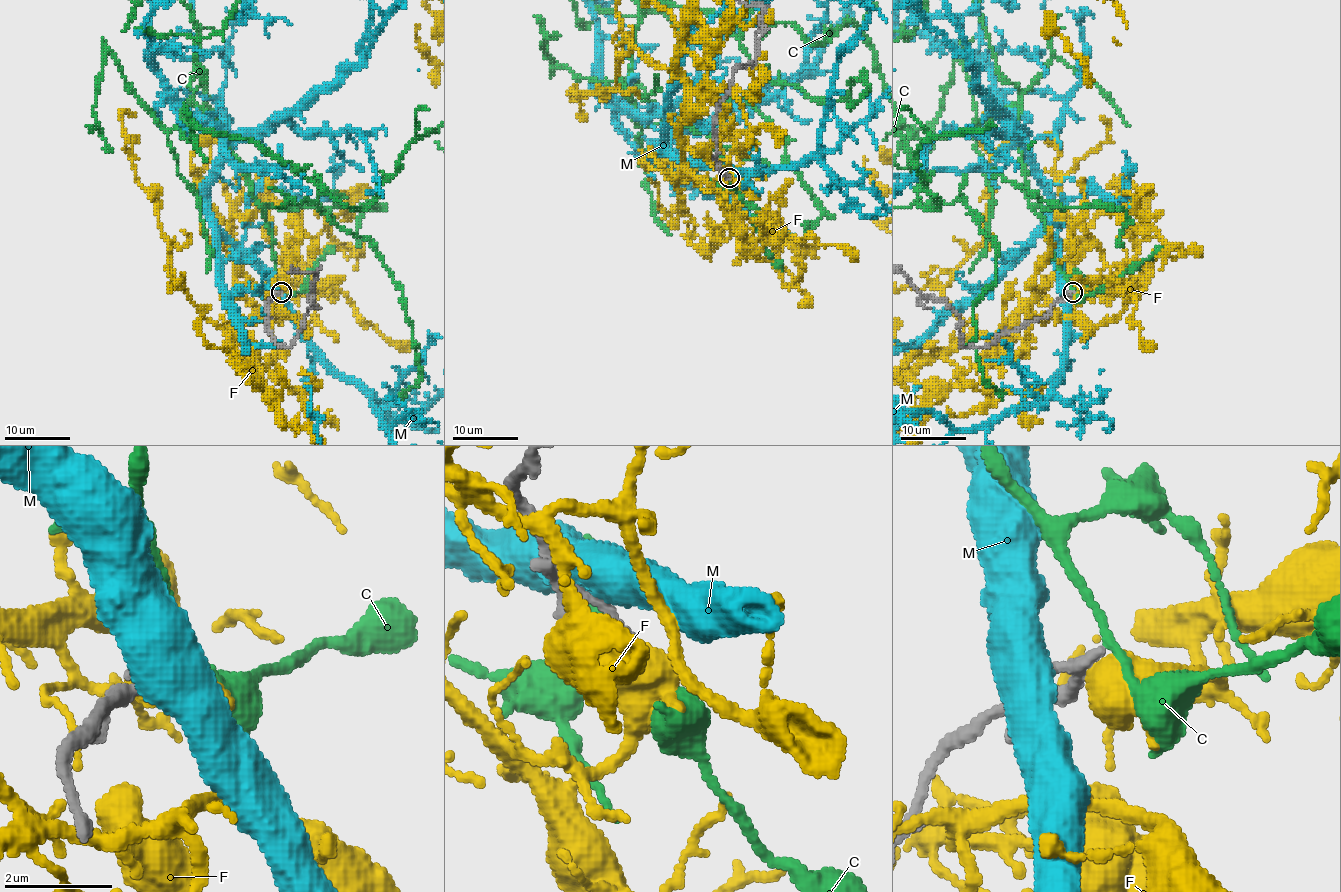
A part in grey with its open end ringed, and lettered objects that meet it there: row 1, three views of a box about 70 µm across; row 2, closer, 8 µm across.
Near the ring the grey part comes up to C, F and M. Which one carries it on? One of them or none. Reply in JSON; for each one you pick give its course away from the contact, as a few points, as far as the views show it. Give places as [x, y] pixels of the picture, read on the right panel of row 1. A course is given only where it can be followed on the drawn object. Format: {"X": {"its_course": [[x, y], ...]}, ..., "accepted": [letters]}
{"accepted": []}

